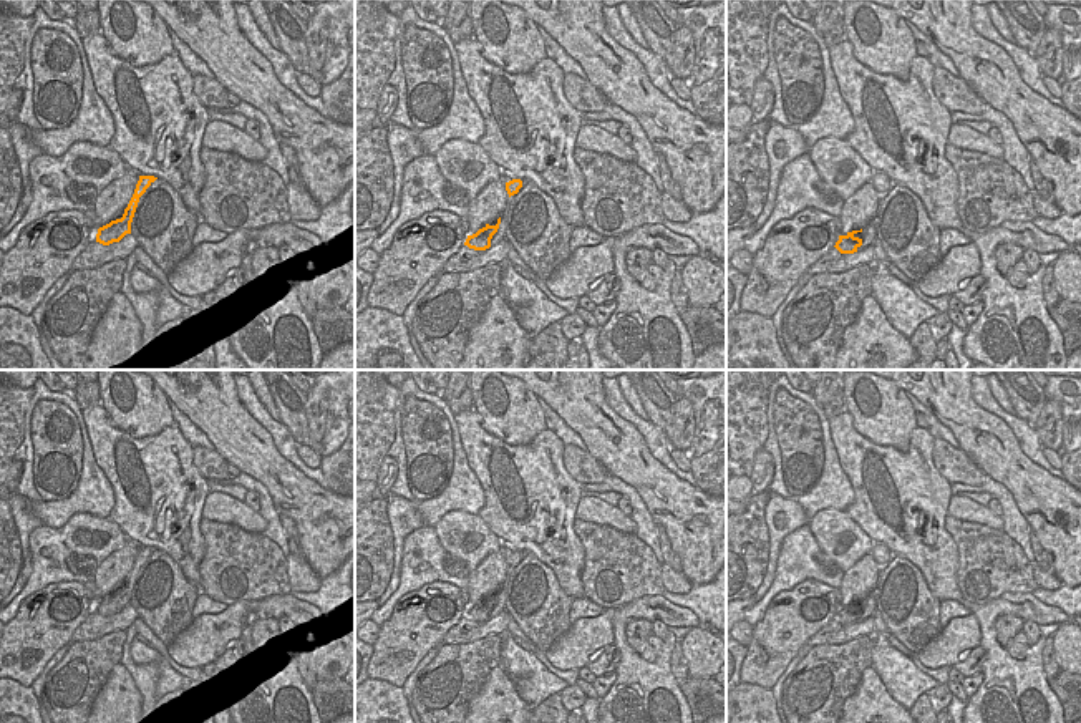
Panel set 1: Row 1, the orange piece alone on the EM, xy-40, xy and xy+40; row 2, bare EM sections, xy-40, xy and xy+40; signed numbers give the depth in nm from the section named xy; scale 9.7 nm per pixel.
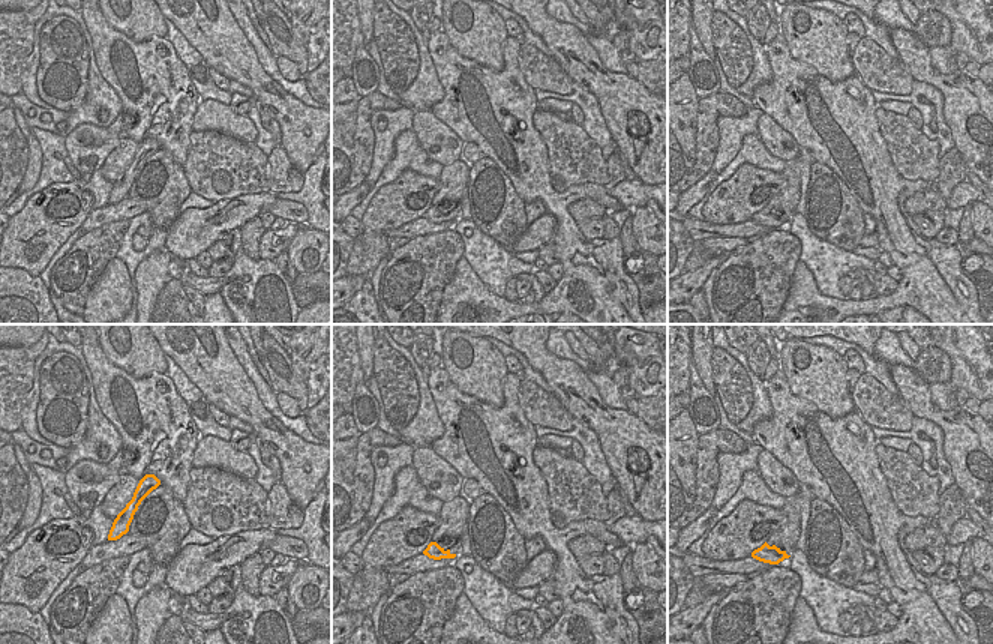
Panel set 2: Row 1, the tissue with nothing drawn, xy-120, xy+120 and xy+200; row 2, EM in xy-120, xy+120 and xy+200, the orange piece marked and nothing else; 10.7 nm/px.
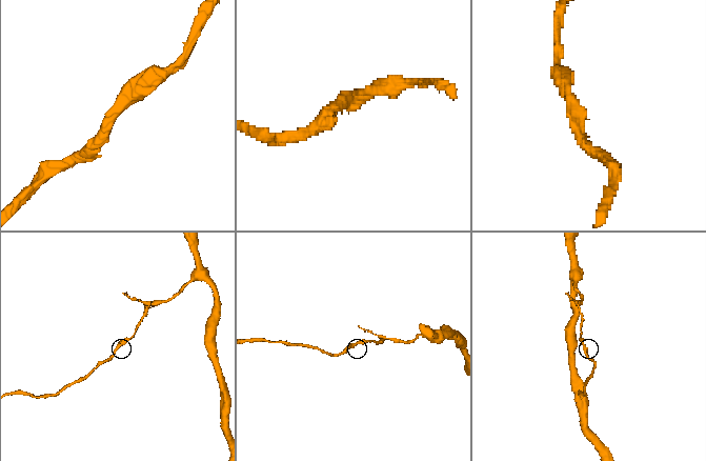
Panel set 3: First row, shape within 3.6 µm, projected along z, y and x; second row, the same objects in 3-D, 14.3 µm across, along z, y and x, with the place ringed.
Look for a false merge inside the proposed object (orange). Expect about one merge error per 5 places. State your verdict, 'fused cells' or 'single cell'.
single cell

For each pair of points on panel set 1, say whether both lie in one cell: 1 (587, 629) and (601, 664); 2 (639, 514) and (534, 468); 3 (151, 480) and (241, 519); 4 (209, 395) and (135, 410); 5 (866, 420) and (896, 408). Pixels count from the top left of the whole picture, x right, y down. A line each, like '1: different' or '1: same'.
1: different
2: different
3: different
4: different
5: same

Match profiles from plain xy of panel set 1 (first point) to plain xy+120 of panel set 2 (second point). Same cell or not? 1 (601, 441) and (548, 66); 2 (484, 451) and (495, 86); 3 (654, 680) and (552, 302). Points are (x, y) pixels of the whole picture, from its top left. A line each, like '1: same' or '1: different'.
1: different
2: same
3: same

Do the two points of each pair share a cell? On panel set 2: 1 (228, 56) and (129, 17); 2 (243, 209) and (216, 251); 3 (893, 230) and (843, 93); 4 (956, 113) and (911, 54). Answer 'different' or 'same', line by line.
1: different
2: different
3: same
4: same

